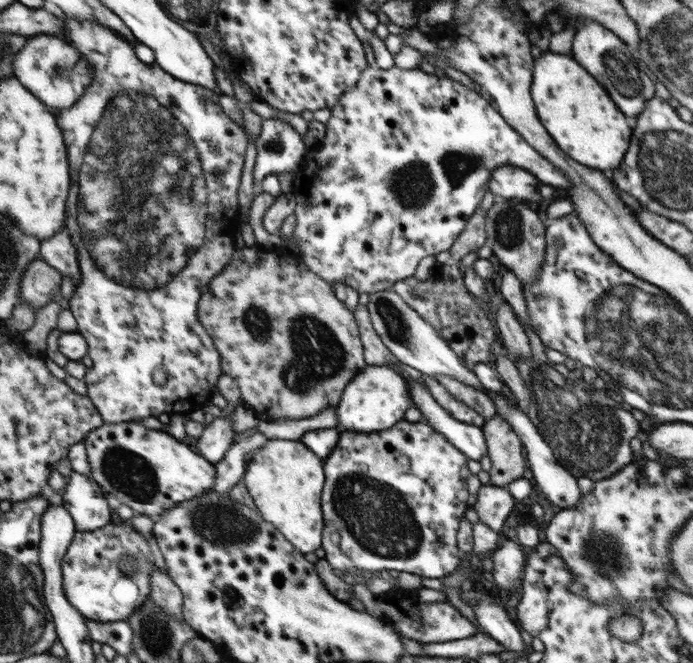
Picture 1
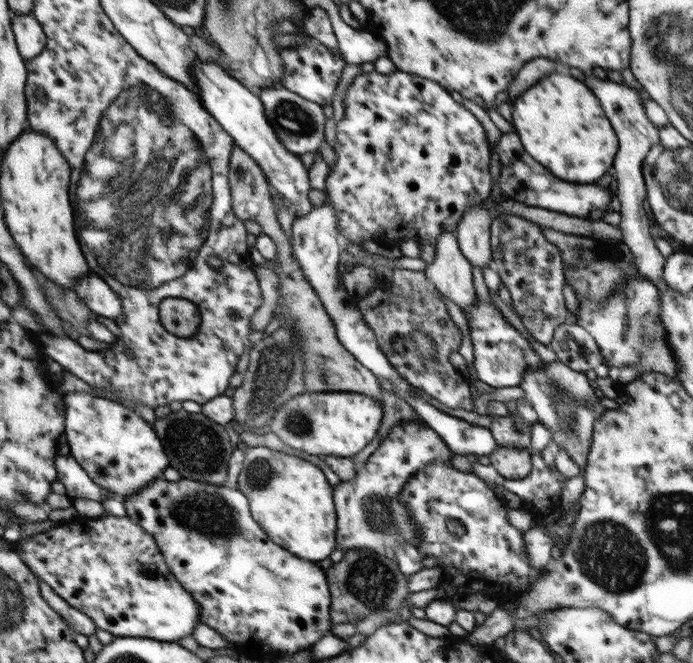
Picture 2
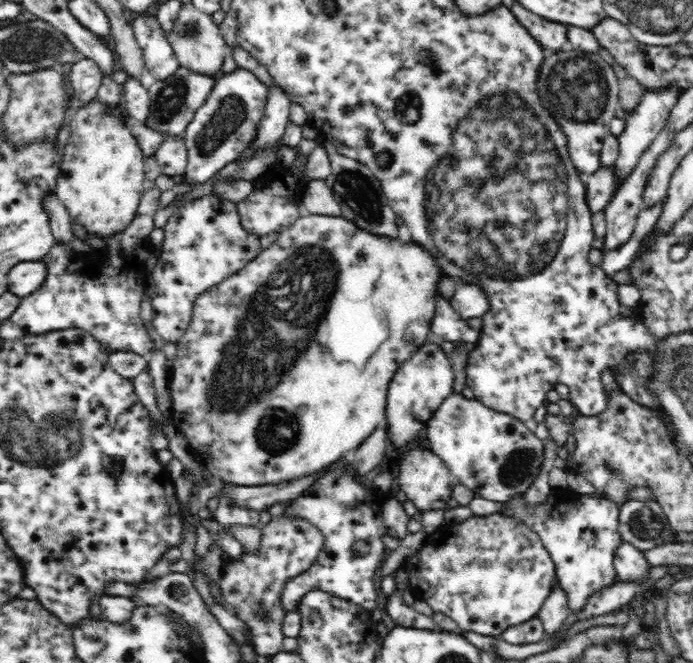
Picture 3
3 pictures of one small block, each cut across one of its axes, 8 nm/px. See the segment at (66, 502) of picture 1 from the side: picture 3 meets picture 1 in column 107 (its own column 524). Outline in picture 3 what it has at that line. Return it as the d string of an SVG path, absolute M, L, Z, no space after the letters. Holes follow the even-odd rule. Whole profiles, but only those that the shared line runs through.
M514 493L508 501L502 501L504 510L500 513L520 520L536 532L552 557L557 583L567 596L569 610L573 614L586 610L592 595L620 581L613 566L616 551L624 541L619 533L619 505L604 497L596 498L594 494L585 493L578 499L562 502L560 507L564 509L564 516L554 518L552 504L528 500L525 505L518 504L519 496L522 493Z

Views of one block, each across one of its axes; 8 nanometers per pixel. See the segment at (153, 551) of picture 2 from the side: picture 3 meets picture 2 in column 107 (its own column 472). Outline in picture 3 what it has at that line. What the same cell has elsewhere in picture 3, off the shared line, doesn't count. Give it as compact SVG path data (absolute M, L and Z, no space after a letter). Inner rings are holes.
M500 512L487 516L473 514L460 523L451 524L450 535L419 548L416 555L408 557L402 569L409 573L408 589L418 600L426 601L436 613L449 616L458 623L459 630L491 637L536 617L557 580L552 557L536 532Z

